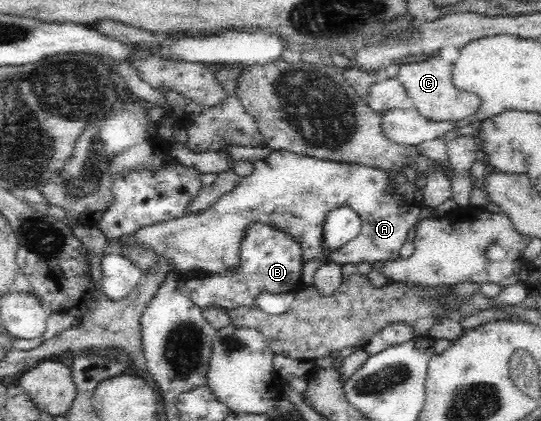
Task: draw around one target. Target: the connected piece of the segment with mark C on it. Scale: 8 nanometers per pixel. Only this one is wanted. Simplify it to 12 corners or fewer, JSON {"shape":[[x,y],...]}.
{"shape":[[452,62],[399,65],[408,104],[428,120],[477,116],[480,97],[455,88]]}

